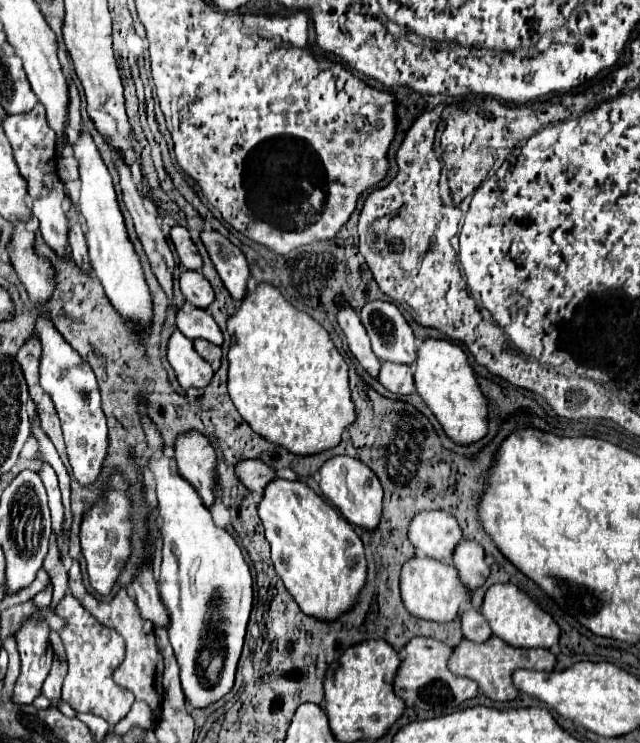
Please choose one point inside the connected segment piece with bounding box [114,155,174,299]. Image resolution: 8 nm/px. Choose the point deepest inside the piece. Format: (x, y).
(147, 226)

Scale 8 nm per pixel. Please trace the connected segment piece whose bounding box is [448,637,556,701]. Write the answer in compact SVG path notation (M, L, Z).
M498 637L488 639L486 643L472 643L464 639L452 653L448 661L448 669L456 675L470 677L478 681L480 691L492 701L514 701L518 697L518 689L512 683L512 673L516 669L536 669L536 671L552 671L556 665L556 655L548 649L516 649L504 643Z

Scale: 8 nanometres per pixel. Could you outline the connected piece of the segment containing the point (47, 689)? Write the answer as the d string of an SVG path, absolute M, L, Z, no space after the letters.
M54 657L50 675L46 677L44 687L42 687L42 693L50 699L52 707L56 707L58 701L60 701L60 687L62 687L62 681L64 681L64 673L66 673L66 663L60 663L60 661Z

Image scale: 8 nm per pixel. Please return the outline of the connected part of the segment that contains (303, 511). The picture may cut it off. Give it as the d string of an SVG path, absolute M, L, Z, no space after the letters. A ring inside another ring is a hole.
M274 479L266 487L258 515L272 547L274 569L302 613L326 623L348 613L366 583L364 545L352 525L308 485L286 479Z

